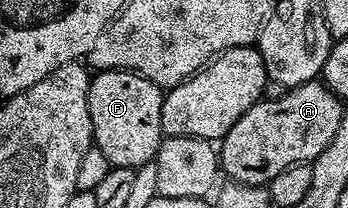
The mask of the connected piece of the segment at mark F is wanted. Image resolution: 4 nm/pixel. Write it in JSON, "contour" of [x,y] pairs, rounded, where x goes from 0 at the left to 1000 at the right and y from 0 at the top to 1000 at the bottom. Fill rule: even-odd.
{"contour":[[[287,337],[256,404],[256,577],[267,697],[290,712],[322,798],[374,798],[397,808],[437,774],[474,659],[463,615],[463,500],[471,438],[402,356],[376,337]]]}

